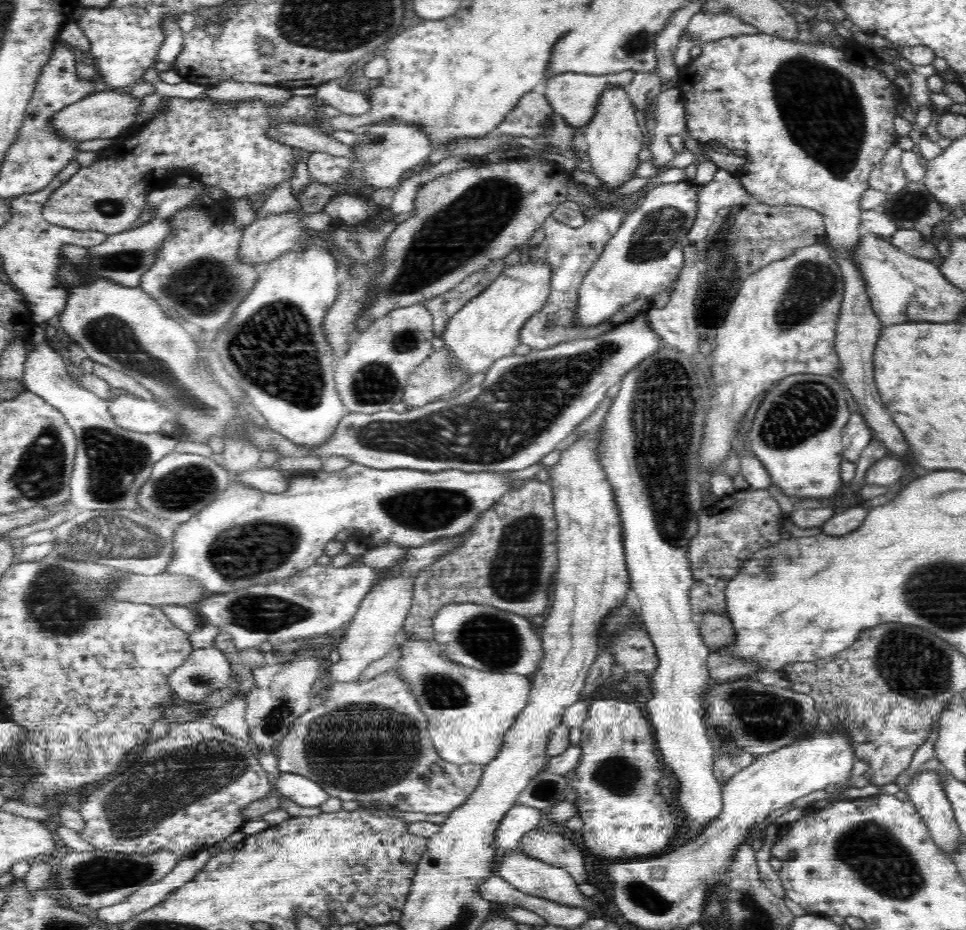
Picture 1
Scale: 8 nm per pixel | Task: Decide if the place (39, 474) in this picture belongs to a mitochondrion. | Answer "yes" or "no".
yes

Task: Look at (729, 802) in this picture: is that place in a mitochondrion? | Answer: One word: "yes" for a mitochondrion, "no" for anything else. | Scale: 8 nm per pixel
no

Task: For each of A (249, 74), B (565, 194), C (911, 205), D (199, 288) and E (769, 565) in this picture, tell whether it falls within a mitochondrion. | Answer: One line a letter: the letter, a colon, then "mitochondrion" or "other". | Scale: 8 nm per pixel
A: other
B: other
C: mitochondrion
D: mitochondrion
E: mitochondrion

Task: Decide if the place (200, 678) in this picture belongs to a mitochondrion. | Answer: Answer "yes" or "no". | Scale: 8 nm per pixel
yes

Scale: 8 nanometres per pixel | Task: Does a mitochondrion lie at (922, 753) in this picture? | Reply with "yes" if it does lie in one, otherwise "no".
no

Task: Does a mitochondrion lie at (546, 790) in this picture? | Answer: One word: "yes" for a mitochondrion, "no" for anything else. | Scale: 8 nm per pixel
no

